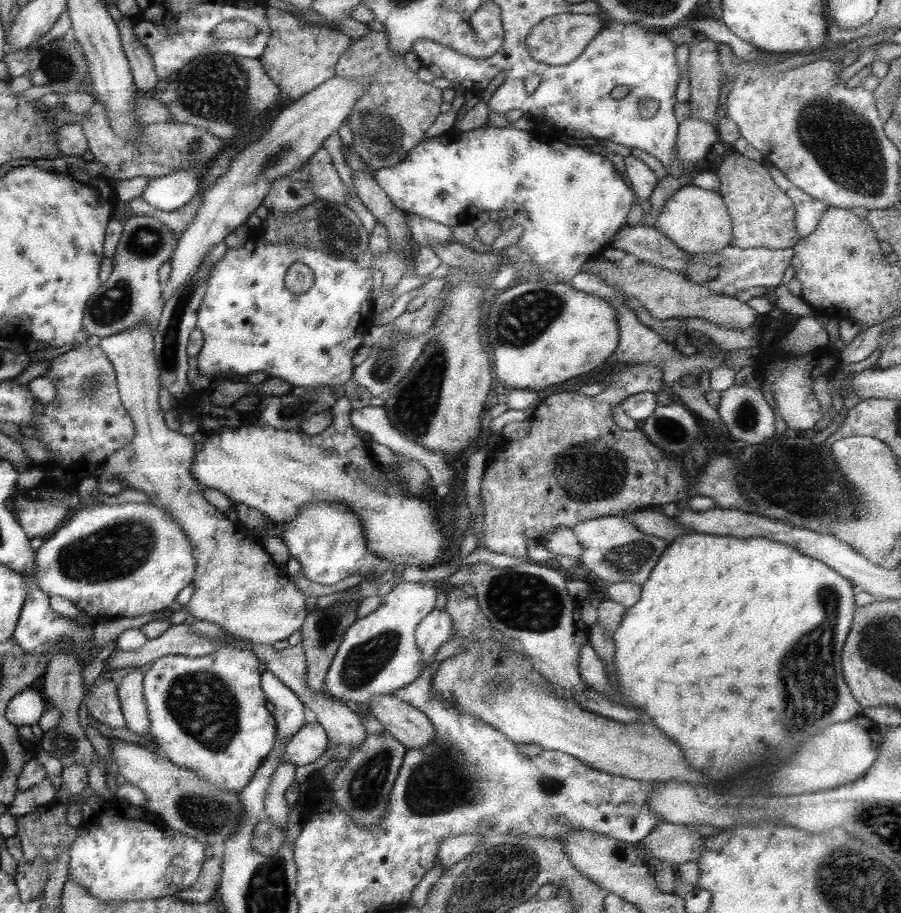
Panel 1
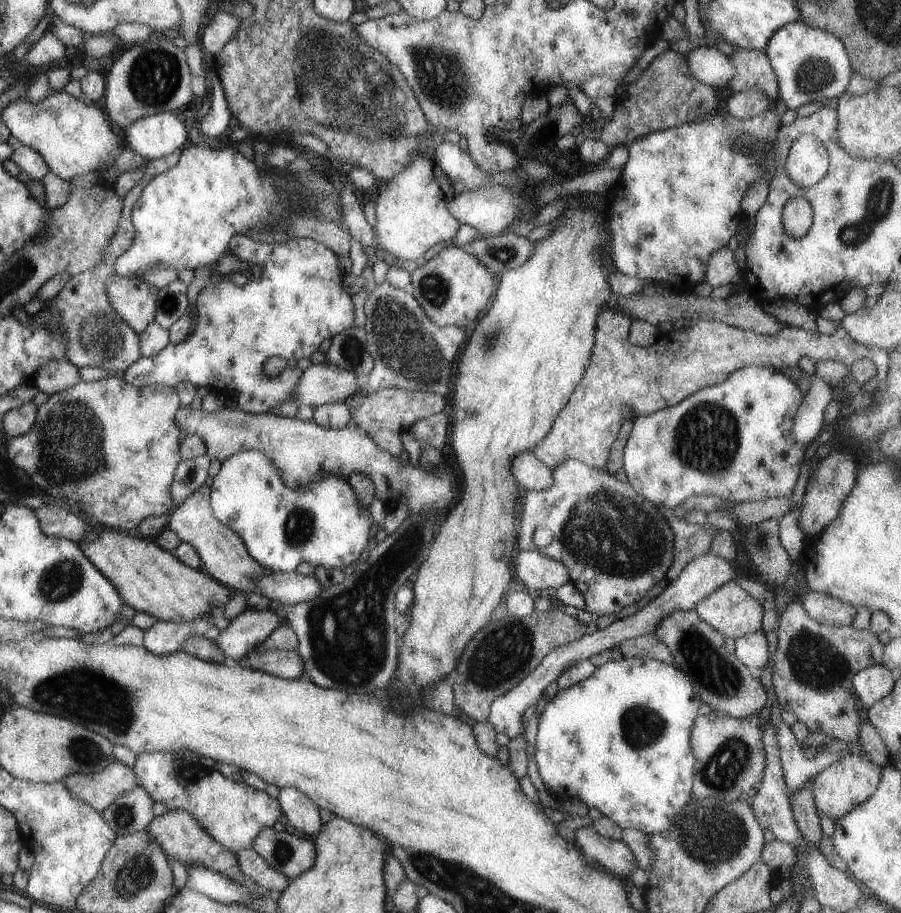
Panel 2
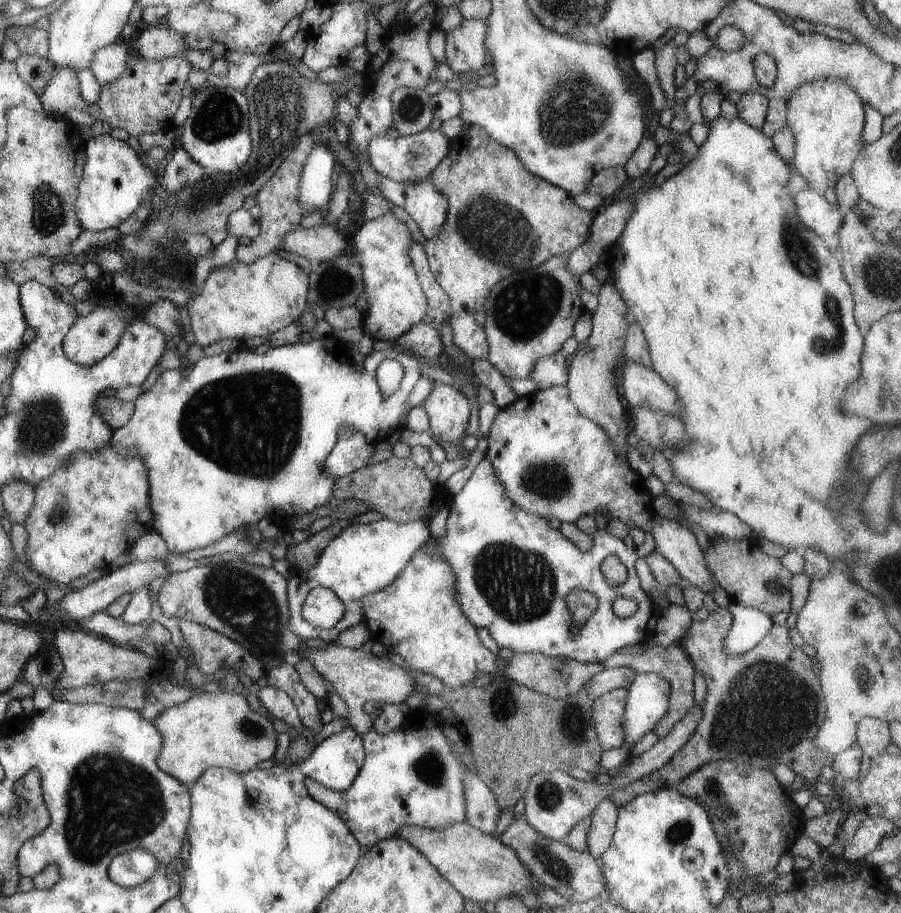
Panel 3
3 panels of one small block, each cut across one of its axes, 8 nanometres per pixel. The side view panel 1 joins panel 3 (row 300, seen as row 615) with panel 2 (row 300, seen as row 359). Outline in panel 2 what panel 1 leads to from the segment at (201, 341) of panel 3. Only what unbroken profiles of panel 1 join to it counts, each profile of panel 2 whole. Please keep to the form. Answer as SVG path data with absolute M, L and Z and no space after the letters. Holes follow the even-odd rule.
M112 276L106 296L112 308L126 324L140 334L155 319L156 286L139 277Z

